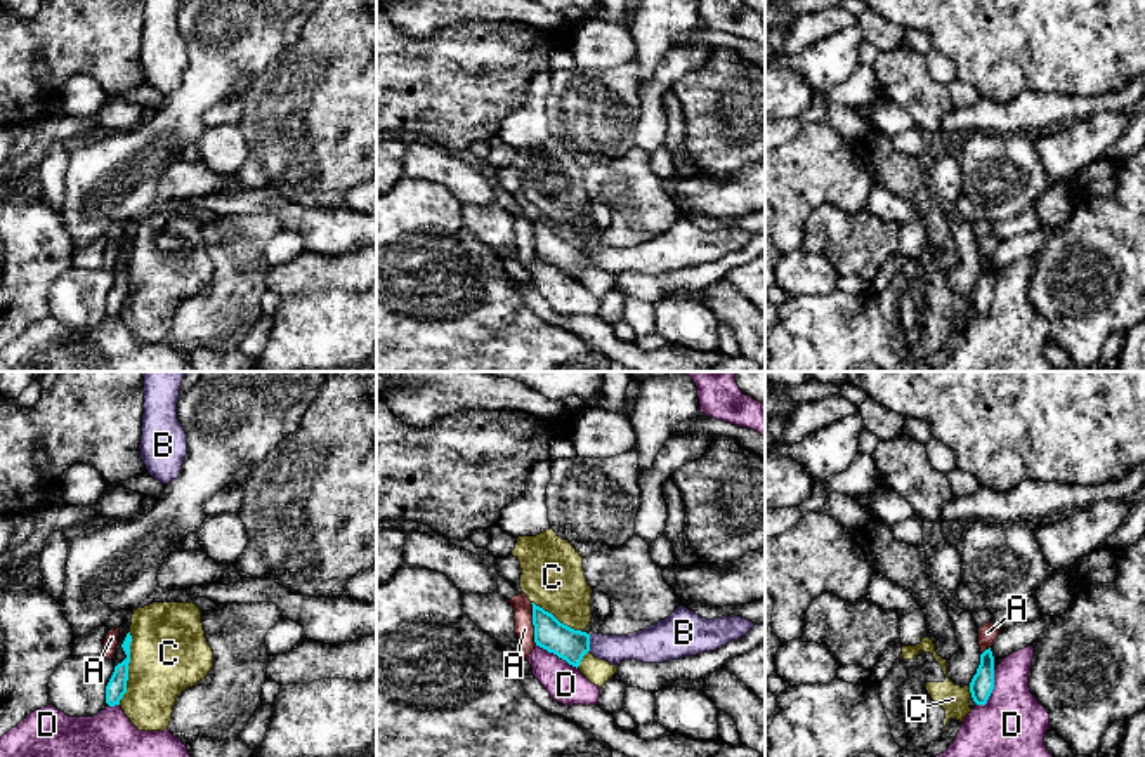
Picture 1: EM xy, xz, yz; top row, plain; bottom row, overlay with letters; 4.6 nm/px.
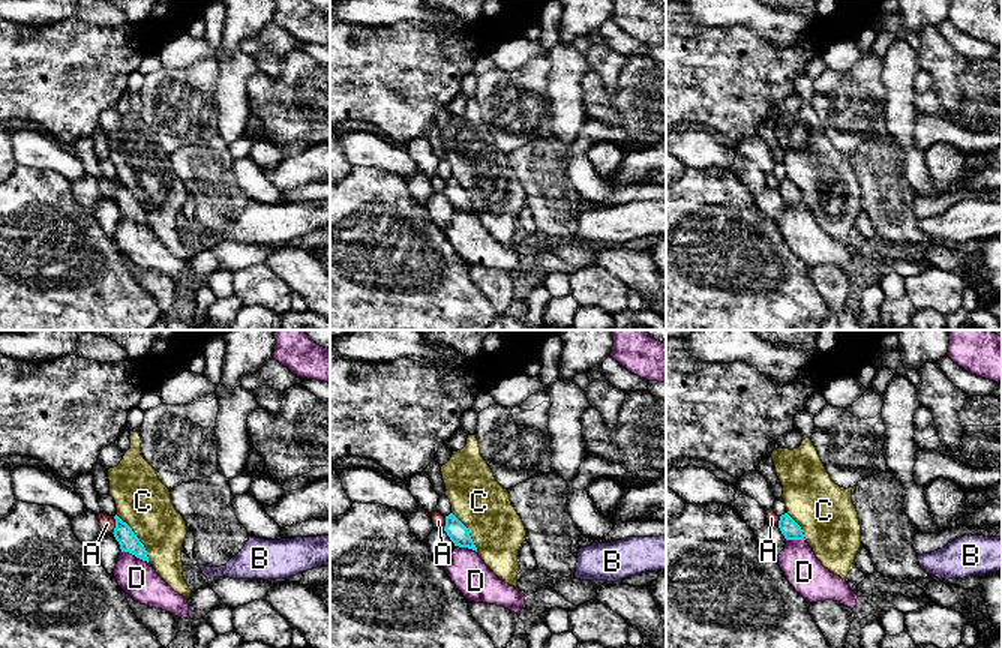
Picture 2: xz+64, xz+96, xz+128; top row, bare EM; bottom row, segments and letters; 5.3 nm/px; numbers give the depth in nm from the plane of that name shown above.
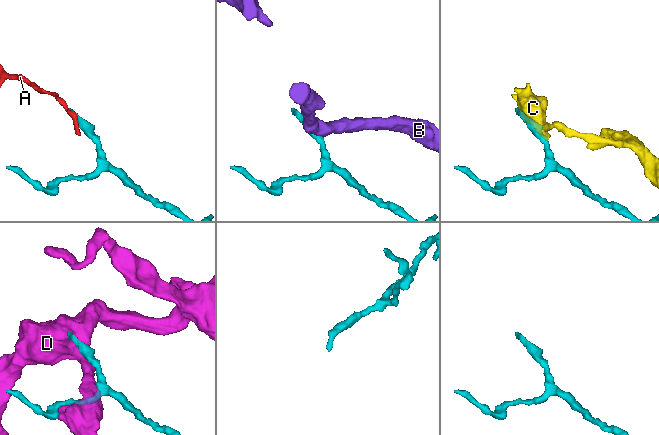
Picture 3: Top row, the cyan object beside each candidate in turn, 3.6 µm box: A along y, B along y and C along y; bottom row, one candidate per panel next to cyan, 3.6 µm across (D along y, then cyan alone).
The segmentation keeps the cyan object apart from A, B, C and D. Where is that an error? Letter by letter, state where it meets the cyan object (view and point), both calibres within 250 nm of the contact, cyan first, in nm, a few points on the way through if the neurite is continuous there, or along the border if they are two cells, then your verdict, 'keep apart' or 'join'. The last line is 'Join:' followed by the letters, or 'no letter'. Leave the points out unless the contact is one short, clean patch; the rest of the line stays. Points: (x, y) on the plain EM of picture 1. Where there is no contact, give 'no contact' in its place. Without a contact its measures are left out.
A: contact xz (533, 235); calibres 150 and 90 nm; border xz (531, 217), (533, 252), (536, 256); keep apart
B: contact xz (588, 254); calibres 150 and 140 nm; border xz (588, 247), (590, 261); keep apart
C: contact xy (127, 280); calibres 90 and 360 nm; keep apart
D: contact yz (991, 302); calibres 110 and 400 nm; keep apart
Join: no letter

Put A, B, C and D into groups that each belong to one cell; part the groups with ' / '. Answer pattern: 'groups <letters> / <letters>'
groups A / B / C / D

